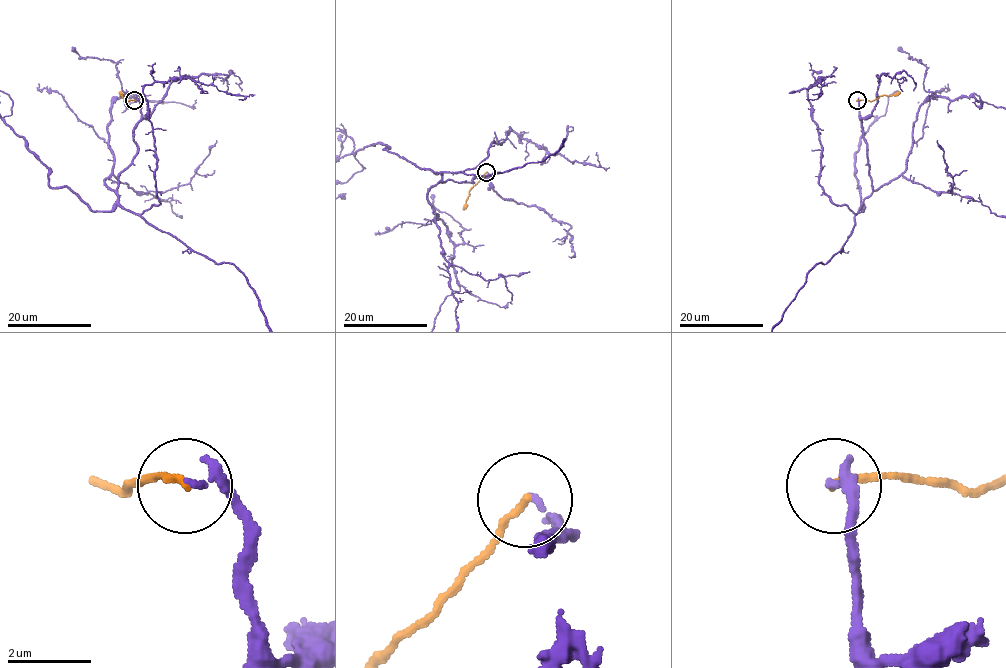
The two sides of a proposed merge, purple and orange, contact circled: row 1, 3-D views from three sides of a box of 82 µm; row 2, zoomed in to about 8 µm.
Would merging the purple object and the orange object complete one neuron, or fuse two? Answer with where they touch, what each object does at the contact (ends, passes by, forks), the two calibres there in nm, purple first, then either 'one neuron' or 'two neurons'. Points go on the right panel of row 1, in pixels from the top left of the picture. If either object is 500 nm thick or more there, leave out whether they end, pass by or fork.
at (857, 100); purple ends there; orange ends there; 200 nm thick on the purple side, 170 nm on the other; two neurons

